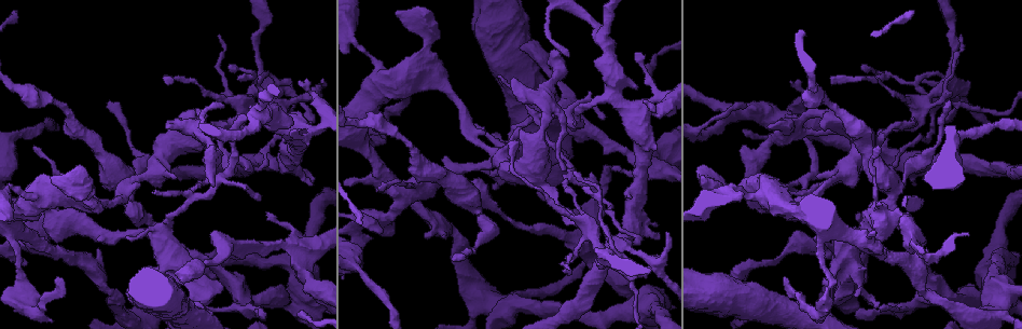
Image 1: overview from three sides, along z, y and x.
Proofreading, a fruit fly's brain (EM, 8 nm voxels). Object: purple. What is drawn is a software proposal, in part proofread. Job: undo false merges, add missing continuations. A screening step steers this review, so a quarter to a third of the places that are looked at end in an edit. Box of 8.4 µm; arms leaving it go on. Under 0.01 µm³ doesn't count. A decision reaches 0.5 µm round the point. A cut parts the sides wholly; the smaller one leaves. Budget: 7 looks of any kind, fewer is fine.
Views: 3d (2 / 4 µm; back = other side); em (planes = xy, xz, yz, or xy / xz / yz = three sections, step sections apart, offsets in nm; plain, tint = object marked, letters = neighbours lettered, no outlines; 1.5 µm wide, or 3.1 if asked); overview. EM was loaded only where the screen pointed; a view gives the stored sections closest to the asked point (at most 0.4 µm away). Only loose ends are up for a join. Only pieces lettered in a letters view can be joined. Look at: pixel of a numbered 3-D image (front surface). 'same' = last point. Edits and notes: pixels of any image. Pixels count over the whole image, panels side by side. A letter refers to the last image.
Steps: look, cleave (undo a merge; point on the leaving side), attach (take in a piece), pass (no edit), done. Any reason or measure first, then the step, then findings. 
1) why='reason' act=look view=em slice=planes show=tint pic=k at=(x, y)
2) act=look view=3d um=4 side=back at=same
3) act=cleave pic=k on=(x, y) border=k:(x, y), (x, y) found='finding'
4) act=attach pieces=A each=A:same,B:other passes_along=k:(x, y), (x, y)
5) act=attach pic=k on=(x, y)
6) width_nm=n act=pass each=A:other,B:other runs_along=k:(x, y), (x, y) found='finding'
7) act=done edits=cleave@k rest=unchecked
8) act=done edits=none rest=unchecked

why='an open end' act=look view=em slice=planes show=letters pic=1 at=(214, 185)

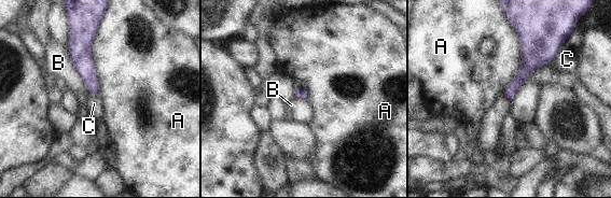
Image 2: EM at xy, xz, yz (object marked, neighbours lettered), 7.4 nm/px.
act=pass each=A:other,B:other,C:other runs_along=2:(93, 30), (84, 66), (96, 90) found='none of them fits'

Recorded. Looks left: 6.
why='branch stops here' act=look view=3d um=2 side=back pic=1 at=(290, 126)

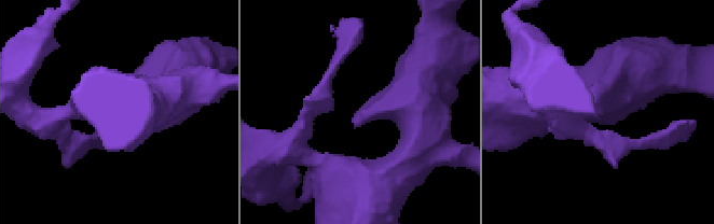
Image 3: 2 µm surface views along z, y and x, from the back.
act=look view=em slice=xz step=4 show=letters pic=3 at=(352, 122)

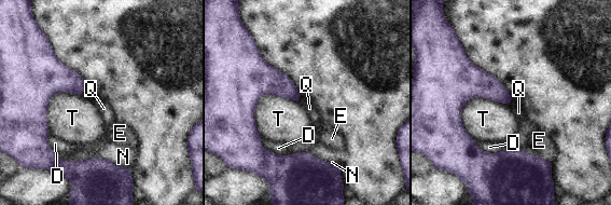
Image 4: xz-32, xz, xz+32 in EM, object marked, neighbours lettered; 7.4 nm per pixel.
act=look view=em slice=planes show=letters at=same

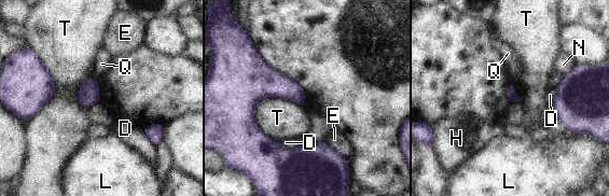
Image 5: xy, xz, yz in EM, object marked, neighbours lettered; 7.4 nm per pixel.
act=pass each=D:other,E:other,H:other,L:other,N:other,Q:other,T:other border=5:(303, 103), (264, 97), (255, 125) found='no lettered piece goes on from it'

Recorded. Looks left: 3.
why='free end' act=look view=em slice=planes show=letters pic=1 at=(219, 37)

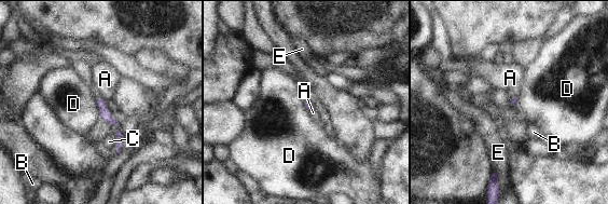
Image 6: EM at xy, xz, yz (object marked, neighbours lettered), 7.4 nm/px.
act=pass each=A:other,B:other,C:other,D:other,E:other border=6:(94, 97), (100, 118) found='no lettered piece goes on from it'

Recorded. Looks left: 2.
act=done edits=none rest=unchecked

